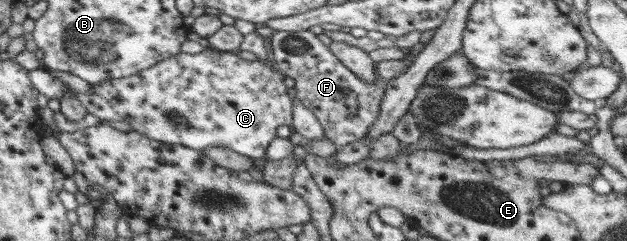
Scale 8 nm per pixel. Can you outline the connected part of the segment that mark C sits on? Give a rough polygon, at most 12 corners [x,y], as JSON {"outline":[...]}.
{"outline":[[205,48],[74,97],[100,124],[266,159],[285,73]]}

